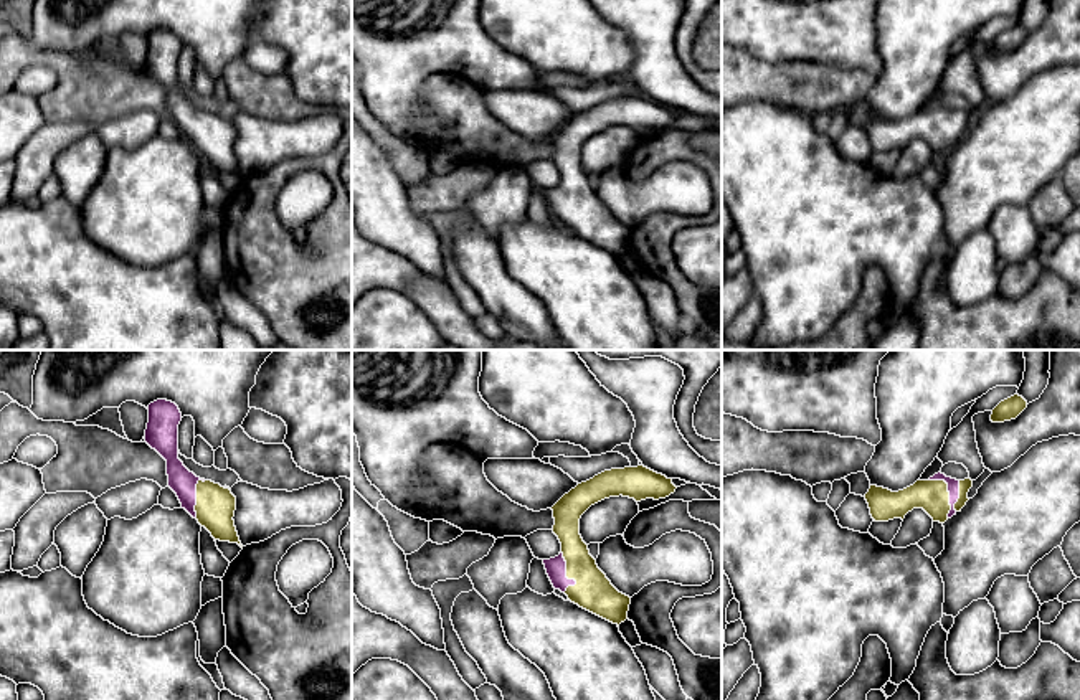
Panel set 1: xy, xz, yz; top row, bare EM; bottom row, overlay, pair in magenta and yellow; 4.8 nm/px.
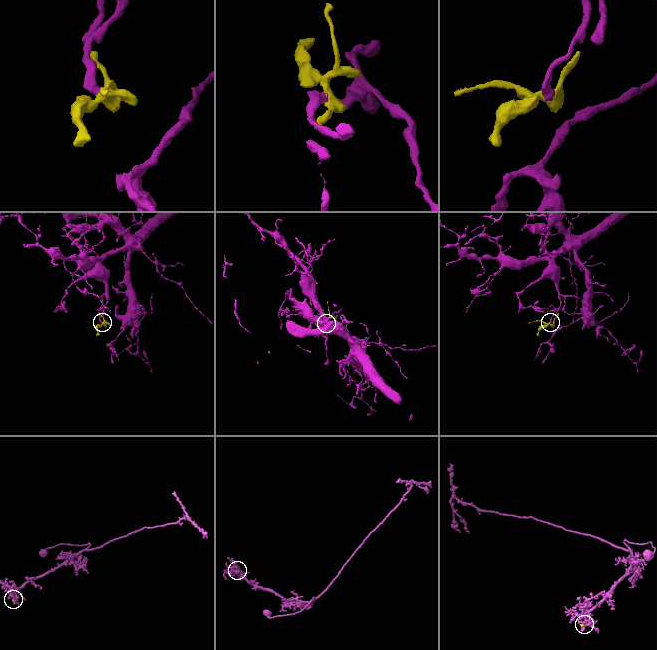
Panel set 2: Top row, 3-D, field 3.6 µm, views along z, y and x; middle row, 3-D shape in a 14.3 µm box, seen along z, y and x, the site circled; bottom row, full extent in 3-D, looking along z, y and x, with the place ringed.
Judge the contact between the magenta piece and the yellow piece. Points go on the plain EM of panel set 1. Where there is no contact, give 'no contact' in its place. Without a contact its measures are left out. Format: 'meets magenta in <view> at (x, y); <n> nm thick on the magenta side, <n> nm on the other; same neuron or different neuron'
meets magenta in yz at (948, 121); 60 nm thick on the magenta side, 160 nm on the other; same neuron

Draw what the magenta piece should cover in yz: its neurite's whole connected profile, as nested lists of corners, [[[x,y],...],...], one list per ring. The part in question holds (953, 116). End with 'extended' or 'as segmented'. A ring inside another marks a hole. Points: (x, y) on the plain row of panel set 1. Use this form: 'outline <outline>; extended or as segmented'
outline [[[938,102],[898,122],[870,116],[864,127],[875,152],[903,150],[913,139],[923,139],[933,152],[945,154],[966,135],[971,117],[971,109],[956,111]]]; extended

